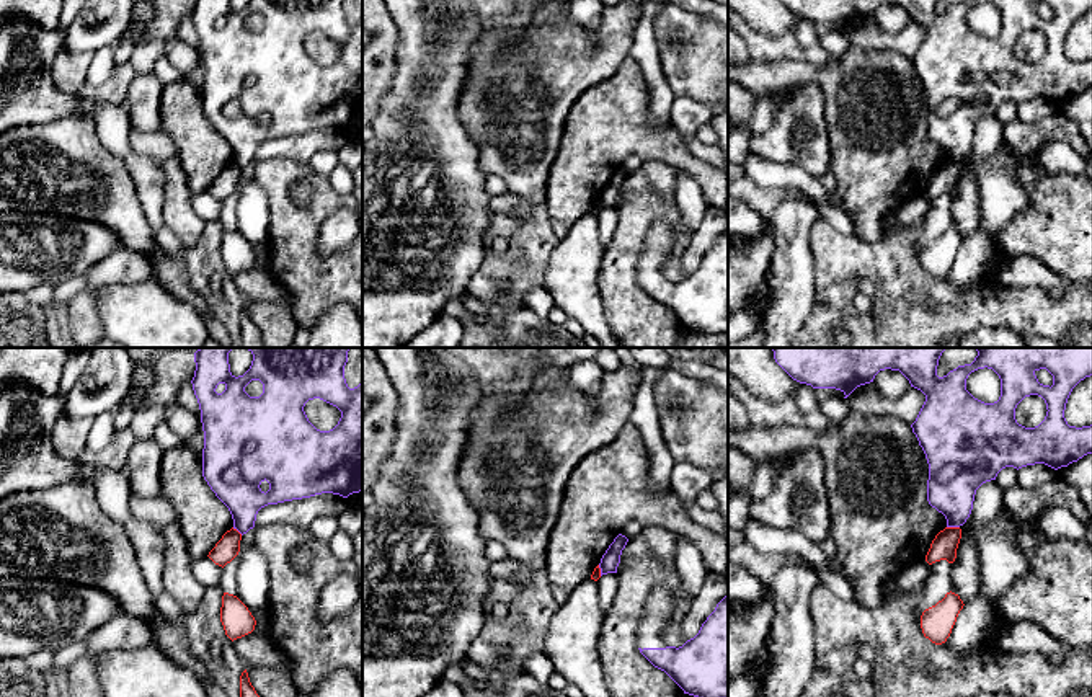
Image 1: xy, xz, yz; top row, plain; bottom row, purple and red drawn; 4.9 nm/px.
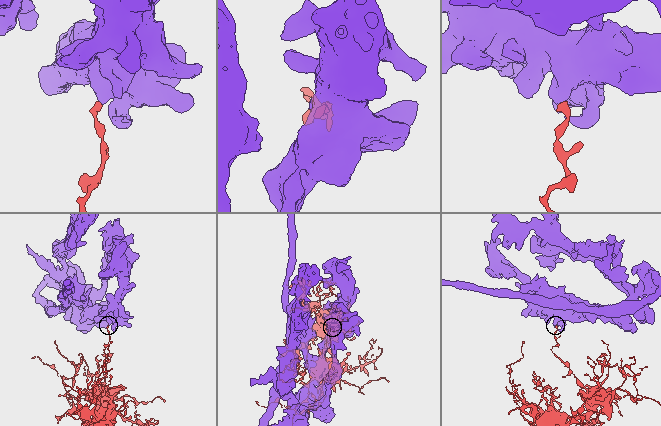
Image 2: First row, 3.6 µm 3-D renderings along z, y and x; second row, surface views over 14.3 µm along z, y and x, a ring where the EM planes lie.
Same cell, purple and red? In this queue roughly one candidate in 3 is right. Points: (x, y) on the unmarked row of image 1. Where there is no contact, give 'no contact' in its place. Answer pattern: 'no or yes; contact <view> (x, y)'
no; contact yz (954, 160)

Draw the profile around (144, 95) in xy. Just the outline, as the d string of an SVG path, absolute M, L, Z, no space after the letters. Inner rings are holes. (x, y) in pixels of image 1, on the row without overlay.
M153 72L142 73L132 80L124 106L134 131L144 134L162 131L160 106L163 87Z

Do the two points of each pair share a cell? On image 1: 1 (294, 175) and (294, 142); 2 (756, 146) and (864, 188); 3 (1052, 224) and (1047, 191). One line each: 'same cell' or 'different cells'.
1: different cells
2: different cells
3: same cell

